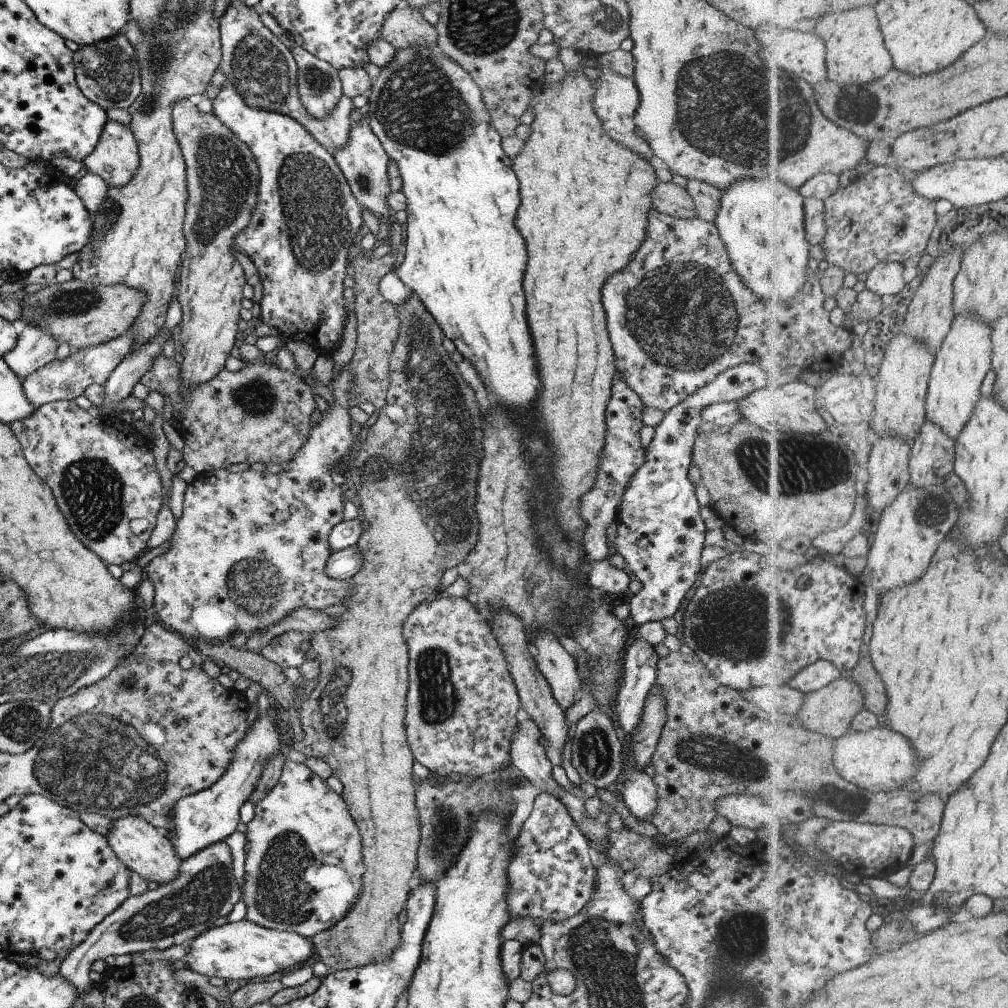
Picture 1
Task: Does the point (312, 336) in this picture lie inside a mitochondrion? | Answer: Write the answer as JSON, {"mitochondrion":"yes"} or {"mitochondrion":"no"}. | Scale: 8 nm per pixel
{"mitochondrion":"no"}

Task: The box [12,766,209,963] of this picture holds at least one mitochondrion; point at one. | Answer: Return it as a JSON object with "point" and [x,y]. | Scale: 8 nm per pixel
{"point":[37,861]}

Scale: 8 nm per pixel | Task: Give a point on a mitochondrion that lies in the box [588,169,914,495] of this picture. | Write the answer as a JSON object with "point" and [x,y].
{"point":[686,315]}

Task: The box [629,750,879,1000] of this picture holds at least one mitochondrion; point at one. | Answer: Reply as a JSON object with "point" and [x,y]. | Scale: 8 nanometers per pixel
{"point":[739,937]}

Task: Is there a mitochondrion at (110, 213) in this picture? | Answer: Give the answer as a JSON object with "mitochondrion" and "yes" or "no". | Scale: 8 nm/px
{"mitochondrion":"yes"}

